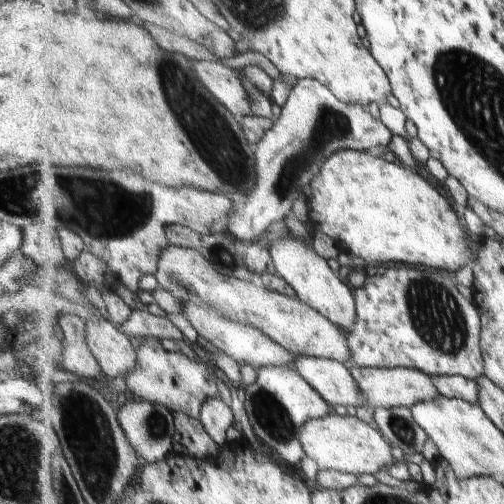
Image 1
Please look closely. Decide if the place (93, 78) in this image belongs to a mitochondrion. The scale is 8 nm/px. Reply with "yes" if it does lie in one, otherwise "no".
no

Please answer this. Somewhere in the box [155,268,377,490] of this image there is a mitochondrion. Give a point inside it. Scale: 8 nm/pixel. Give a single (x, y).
(269, 413)

